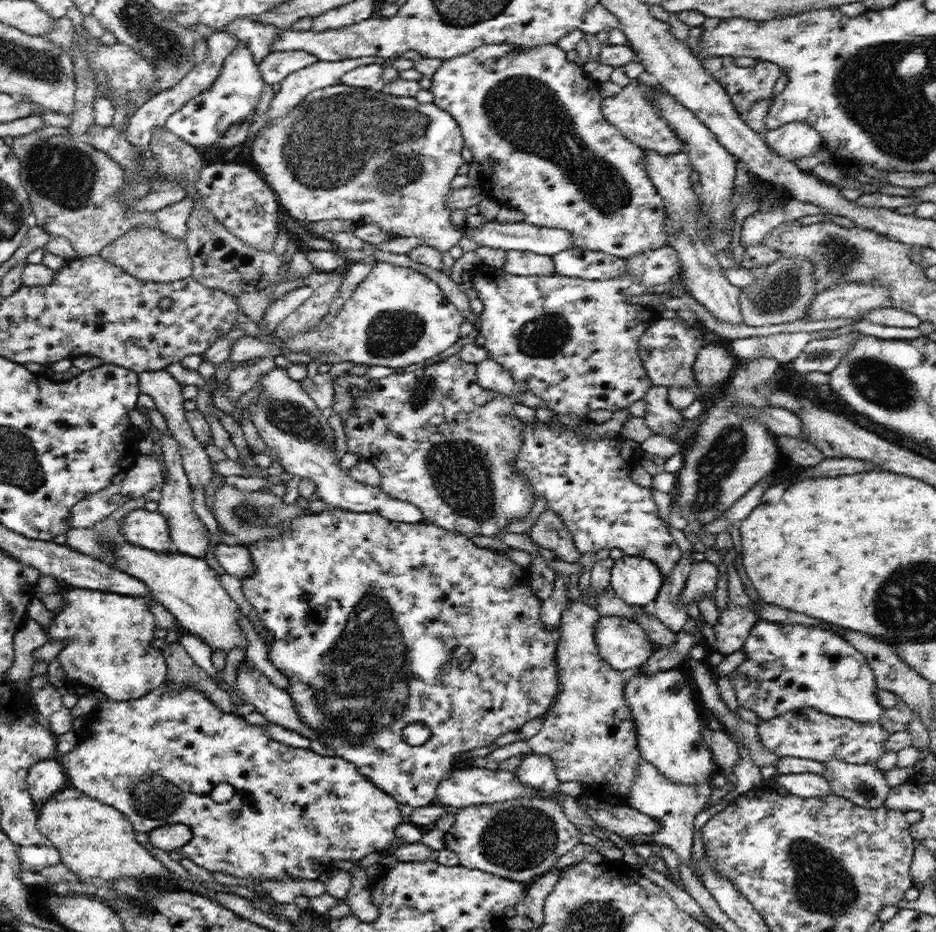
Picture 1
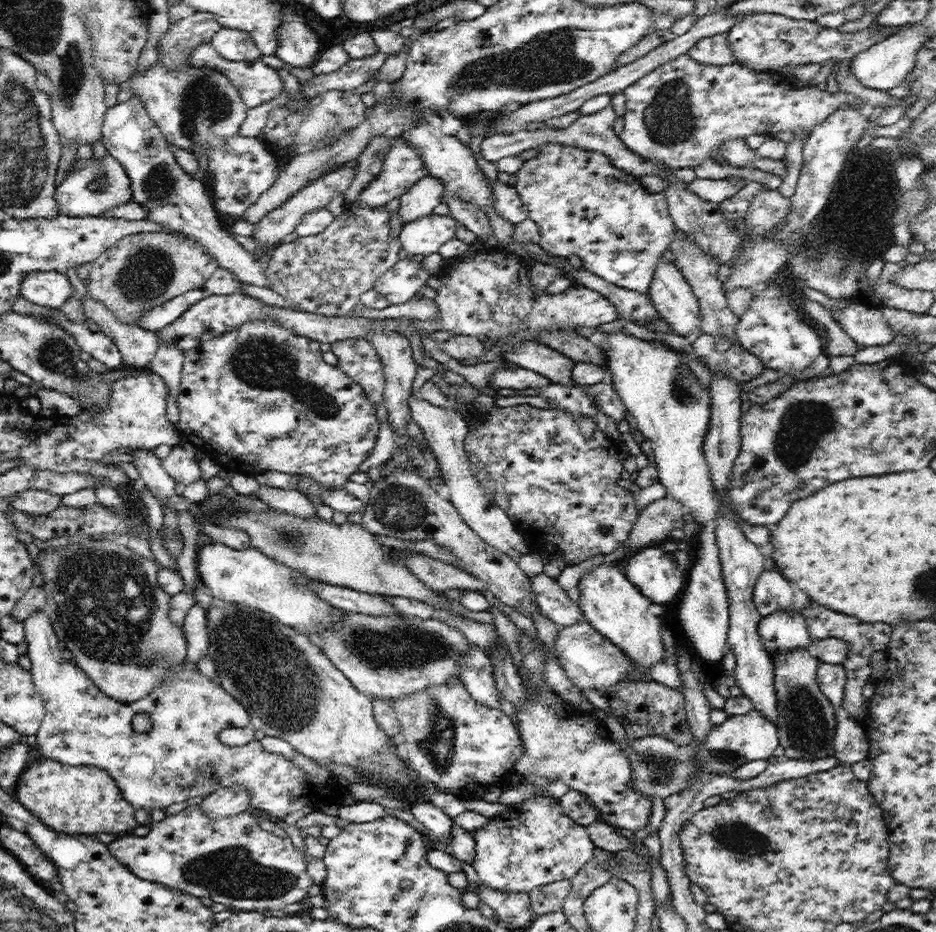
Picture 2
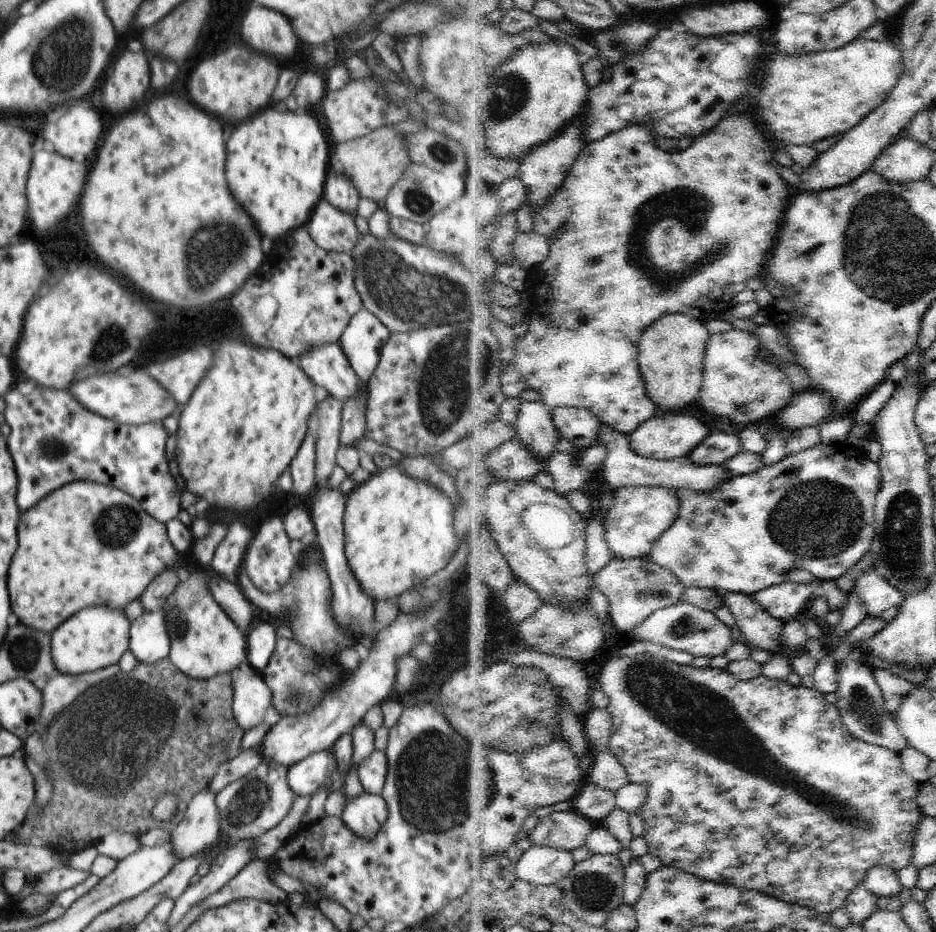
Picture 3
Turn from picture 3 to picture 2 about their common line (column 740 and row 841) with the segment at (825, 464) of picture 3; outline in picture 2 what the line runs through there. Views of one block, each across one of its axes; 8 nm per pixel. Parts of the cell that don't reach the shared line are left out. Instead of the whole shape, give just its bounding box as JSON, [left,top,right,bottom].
[472,797,595,894]

